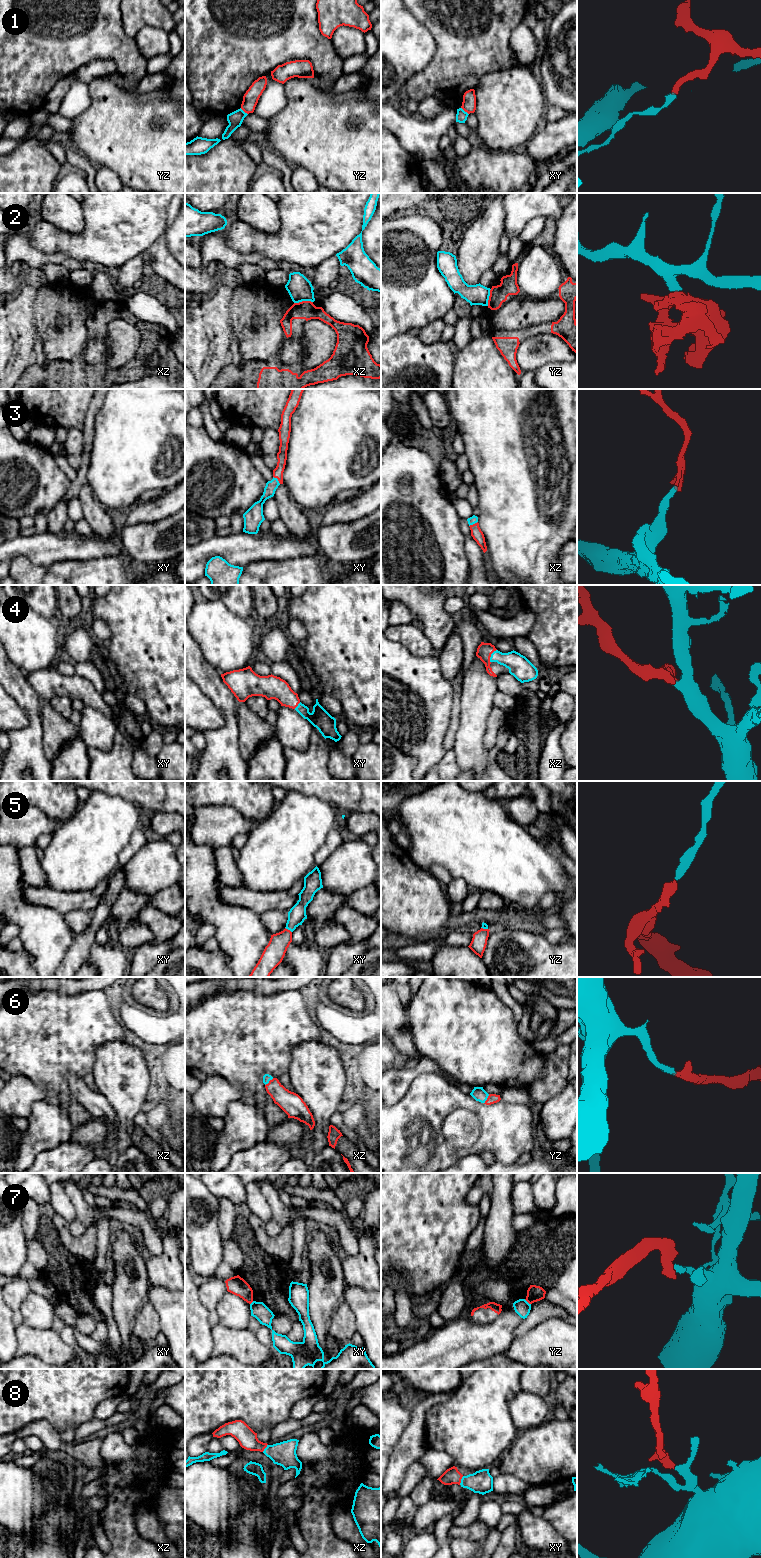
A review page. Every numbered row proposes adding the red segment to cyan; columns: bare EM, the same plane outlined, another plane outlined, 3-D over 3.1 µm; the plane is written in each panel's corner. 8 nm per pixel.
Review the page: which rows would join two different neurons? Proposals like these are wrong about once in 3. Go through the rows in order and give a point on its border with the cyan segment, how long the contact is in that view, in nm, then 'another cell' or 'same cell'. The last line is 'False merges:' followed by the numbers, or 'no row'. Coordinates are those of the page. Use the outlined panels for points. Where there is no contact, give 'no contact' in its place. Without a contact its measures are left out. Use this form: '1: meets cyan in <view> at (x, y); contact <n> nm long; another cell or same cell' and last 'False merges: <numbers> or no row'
1: meets cyan in xy at (464, 111); contact 90 nm long; another cell
2: meets cyan in xz at (303, 300); contact 150 nm long; another cell
3: meets cyan in xy at (277, 479); contact 90 nm long; same cell
4: meets cyan in xz at (491, 656); contact 120 nm long; same cell
5: meets cyan in xy at (288, 929); contact 70 nm long; same cell
6: meets cyan in xz at (269, 1080); contact 90 nm long; same cell
7: meets cyan in yz at (526, 1301); contact 70 nm long; another cell
8: meets cyan in xy at (461, 1480); contact 80 nm long; same cell
False merges: 1, 2, 7

